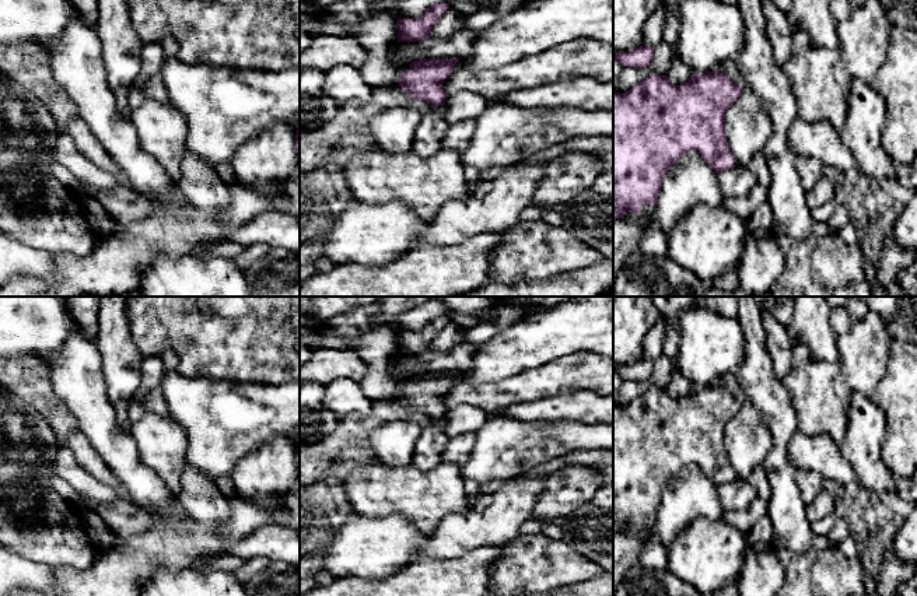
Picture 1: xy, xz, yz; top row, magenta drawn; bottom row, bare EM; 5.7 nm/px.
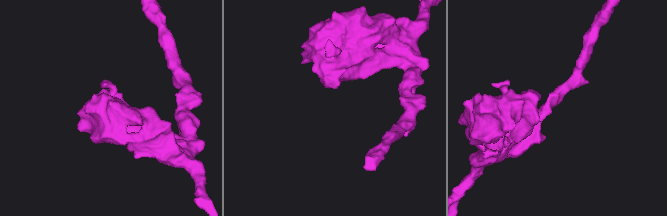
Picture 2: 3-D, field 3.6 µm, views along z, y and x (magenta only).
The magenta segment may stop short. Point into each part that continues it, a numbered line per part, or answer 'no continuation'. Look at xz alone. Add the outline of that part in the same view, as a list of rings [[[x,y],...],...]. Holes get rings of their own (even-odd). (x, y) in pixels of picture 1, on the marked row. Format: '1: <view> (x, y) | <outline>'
no continuation

